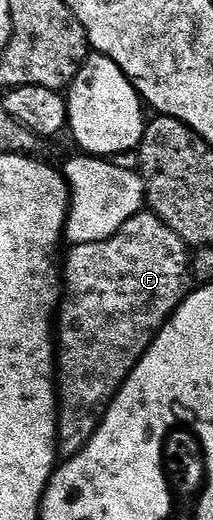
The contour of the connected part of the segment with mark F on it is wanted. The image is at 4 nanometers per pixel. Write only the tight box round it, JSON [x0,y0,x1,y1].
[57,210,193,458]

